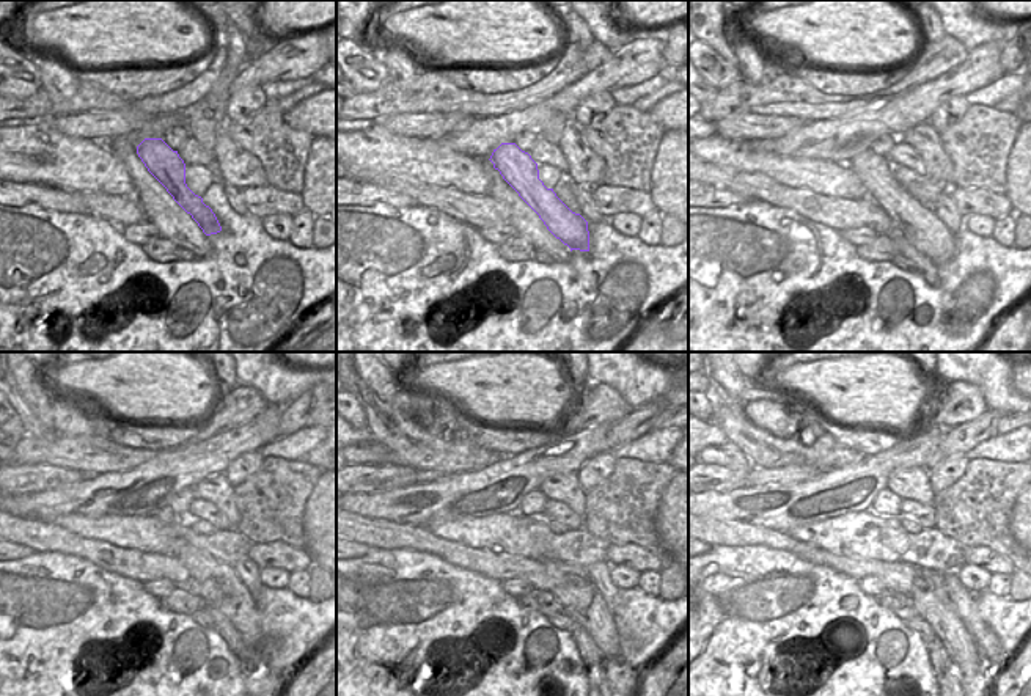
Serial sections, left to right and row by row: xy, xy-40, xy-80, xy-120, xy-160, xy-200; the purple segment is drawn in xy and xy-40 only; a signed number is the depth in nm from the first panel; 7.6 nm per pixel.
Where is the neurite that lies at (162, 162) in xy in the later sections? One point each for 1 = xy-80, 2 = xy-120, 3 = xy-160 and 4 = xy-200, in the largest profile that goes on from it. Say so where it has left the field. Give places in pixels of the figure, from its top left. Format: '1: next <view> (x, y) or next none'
1: next xy-80 (923, 230)
2: next xy-120 (214, 582)
3: next xy-160 (582, 602)
4: next xy-200 (973, 670)

